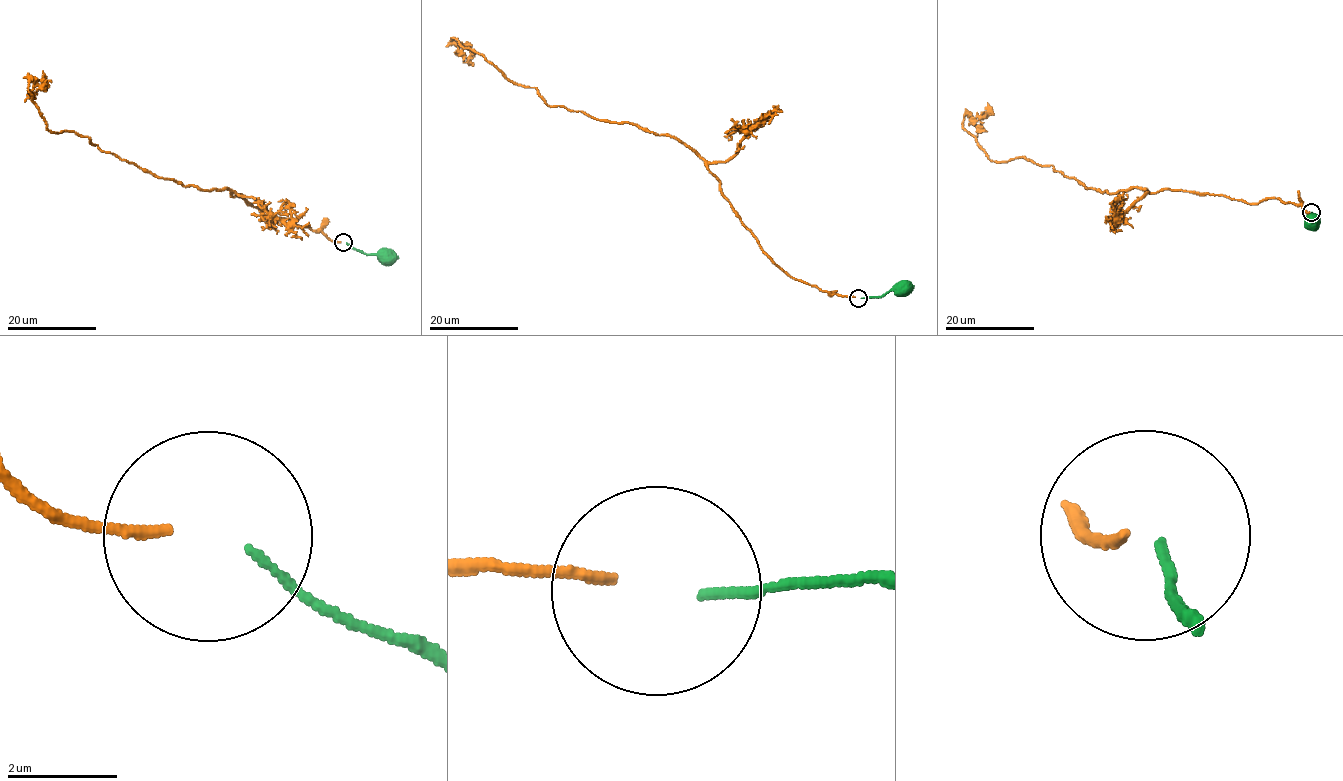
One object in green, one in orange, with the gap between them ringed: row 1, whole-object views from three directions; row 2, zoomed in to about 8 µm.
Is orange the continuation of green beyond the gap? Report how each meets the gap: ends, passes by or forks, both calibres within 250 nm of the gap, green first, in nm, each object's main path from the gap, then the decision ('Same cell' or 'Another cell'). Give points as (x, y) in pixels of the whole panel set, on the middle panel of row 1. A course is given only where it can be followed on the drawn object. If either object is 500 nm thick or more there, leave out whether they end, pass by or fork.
At the ring green ends. At the ring orange ends. Thickness 130 nm (green) against 180 nm. Course of green: (861, 298), (879, 297), (904, 287). Course of orange: (855, 297), (779, 268), (683, 143), (551, 107), (450, 39), (470, 51), (466, 61). Another cell

